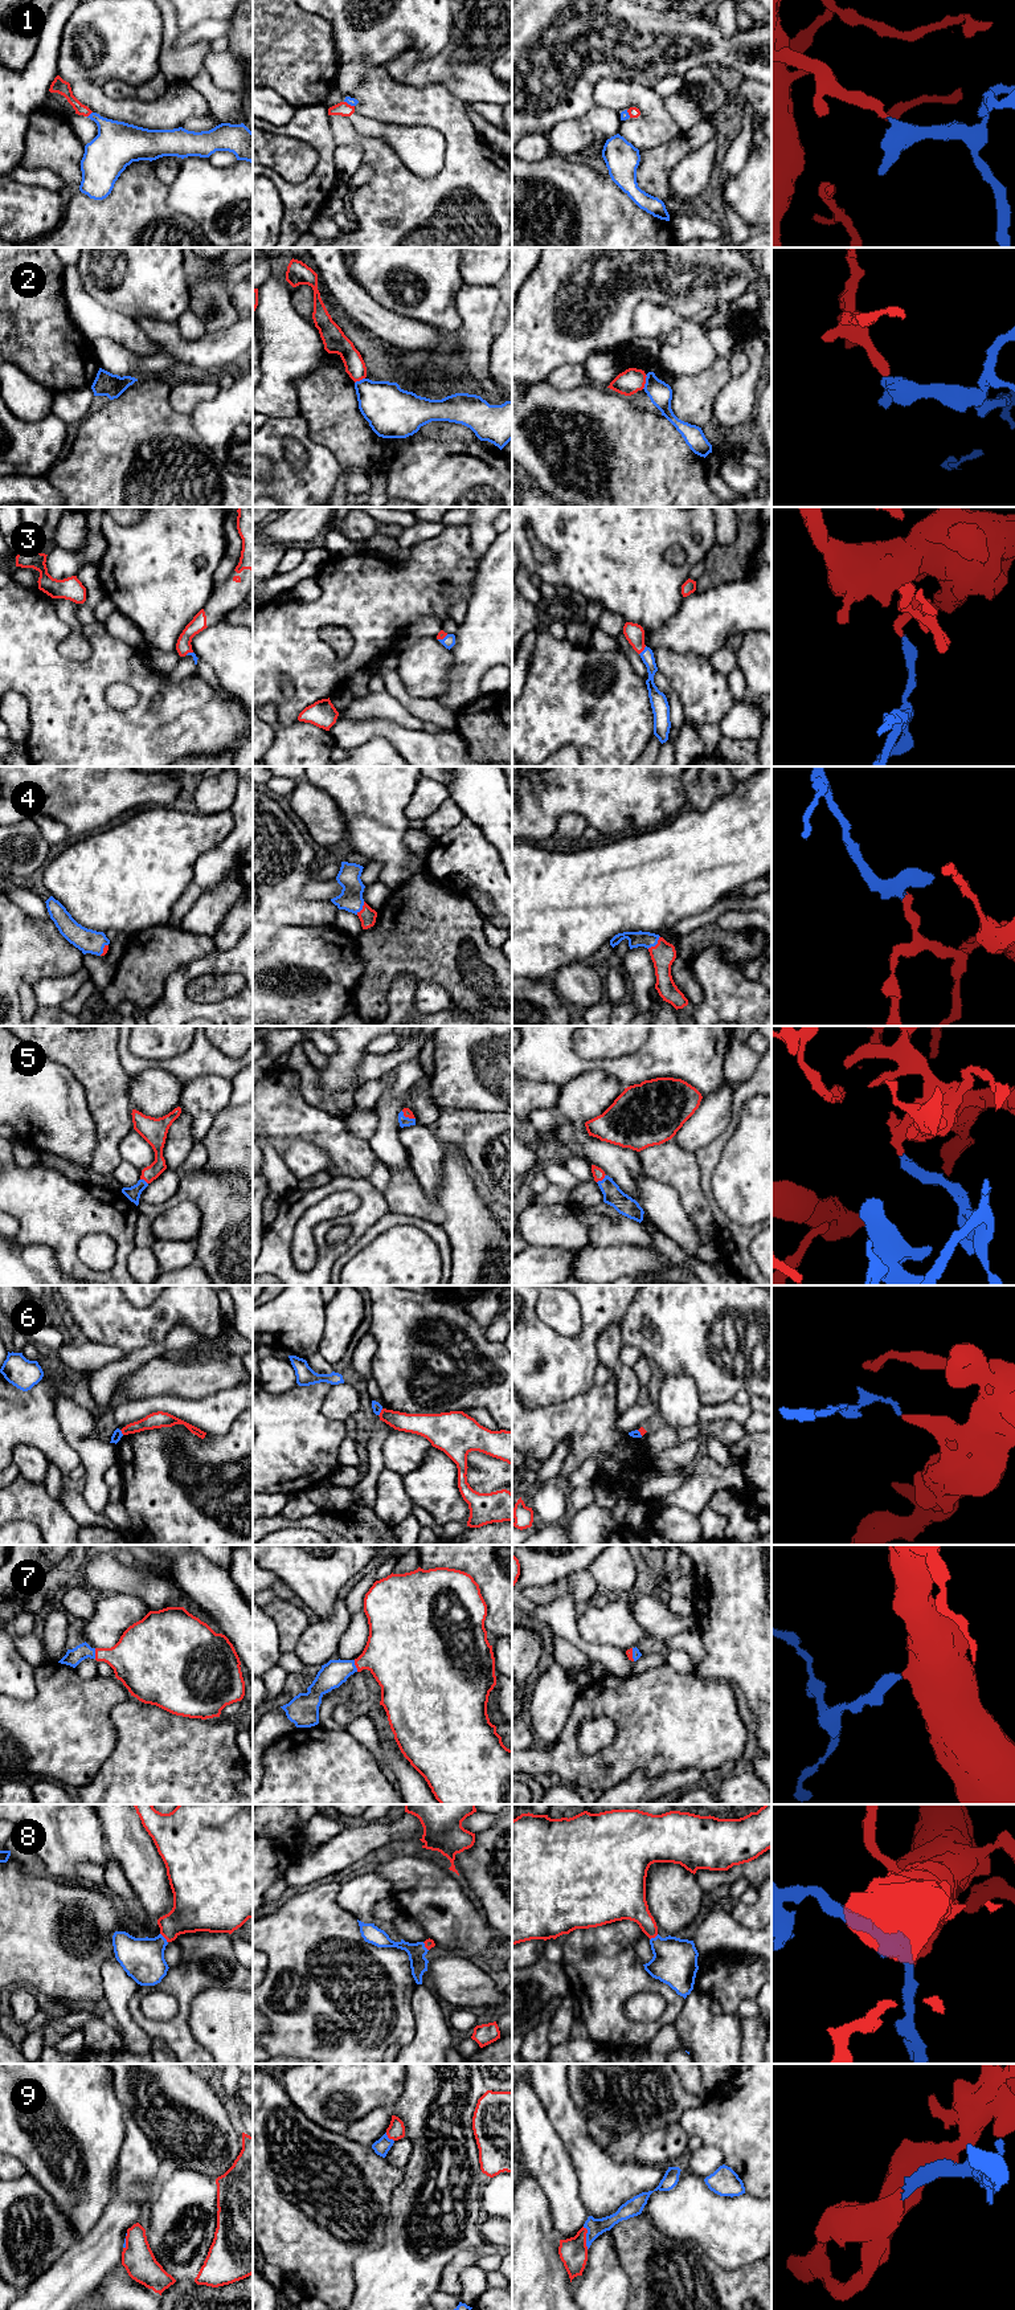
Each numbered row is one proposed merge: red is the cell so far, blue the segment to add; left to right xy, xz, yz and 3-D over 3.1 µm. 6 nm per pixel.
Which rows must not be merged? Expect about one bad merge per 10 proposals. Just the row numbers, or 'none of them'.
2, 6

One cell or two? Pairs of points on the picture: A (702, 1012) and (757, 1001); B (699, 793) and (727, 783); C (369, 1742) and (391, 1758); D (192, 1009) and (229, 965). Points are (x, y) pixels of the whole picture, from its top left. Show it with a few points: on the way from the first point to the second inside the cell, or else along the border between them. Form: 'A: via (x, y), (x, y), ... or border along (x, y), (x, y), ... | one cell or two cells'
A: via (715, 1008), (723, 1001), (744, 1001) | one cell
B: via (706, 786), (709, 783), (720, 783) | one cell
C: border along (379, 1732), (381, 1754), (396, 1779) | two cells
D: via (180, 990), (180, 982), (193, 969), (211, 965) | one cell

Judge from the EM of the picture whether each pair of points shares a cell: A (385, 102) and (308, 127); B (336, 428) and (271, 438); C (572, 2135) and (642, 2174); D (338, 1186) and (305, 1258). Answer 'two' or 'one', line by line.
A: two
B: two
C: one
D: two

